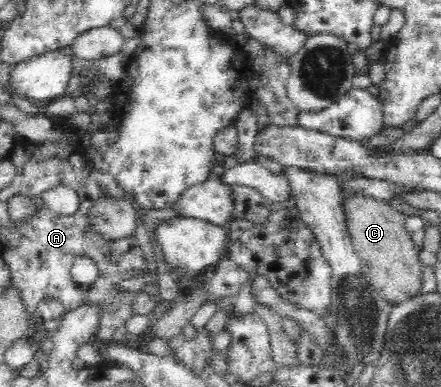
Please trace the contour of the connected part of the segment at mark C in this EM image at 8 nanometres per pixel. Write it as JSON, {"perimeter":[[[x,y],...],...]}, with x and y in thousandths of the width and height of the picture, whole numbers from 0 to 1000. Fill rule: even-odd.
{"perimeter":[[[791,509],[776,519],[785,543],[785,579],[810,659],[828,693],[828,716],[889,788],[912,786],[955,757],[955,690],[950,643],[939,636],[923,597],[921,558],[891,537],[875,517],[841,509]]]}

